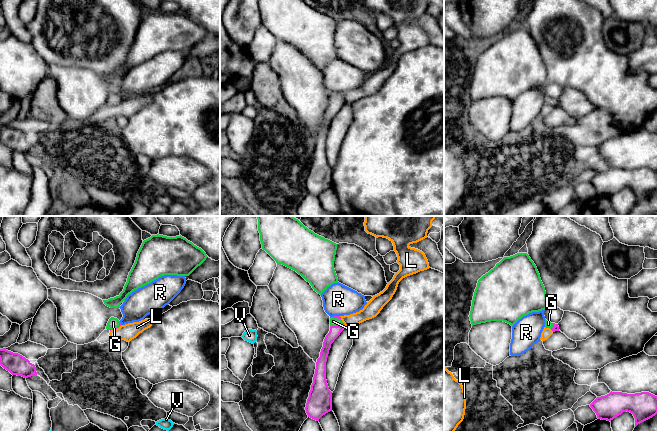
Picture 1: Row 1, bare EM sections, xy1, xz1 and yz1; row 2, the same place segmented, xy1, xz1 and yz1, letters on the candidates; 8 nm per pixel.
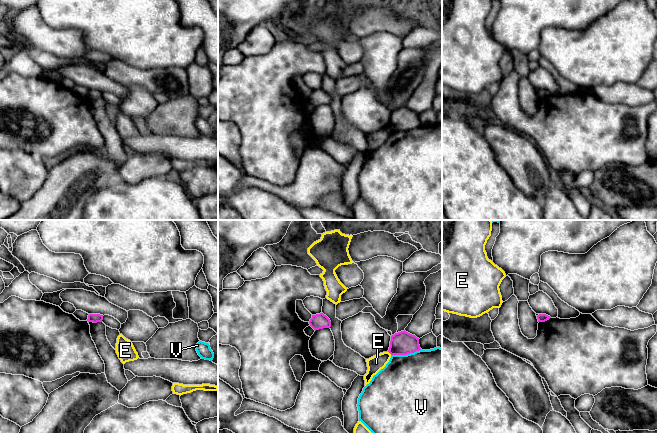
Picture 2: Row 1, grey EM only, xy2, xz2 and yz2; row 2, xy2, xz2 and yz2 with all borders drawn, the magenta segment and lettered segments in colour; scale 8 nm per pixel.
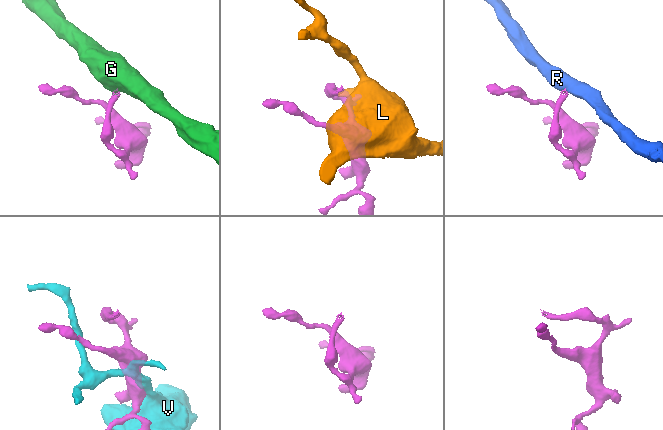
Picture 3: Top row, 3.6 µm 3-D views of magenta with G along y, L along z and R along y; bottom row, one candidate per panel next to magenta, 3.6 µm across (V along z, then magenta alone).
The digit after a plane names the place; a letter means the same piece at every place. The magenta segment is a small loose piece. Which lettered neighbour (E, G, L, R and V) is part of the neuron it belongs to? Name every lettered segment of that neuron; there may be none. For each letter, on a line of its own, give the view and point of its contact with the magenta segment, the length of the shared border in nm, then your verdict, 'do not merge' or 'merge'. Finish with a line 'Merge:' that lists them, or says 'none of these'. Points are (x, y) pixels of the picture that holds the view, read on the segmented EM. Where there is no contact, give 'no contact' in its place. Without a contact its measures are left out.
E: meets magenta in xz2 at (390, 353); contact 40 nm long; do not merge
G: meets magenta in xz1 at (336, 326); contact 110 nm long; merge
L: meets magenta in xz1 at (344, 325); contact 50 nm long; do not merge
R: meets magenta in xz1 at (335, 316); contact 60 nm long; do not merge
V: meets magenta in xz2 at (406, 354); contact 260 nm long; do not merge
Merge: G

